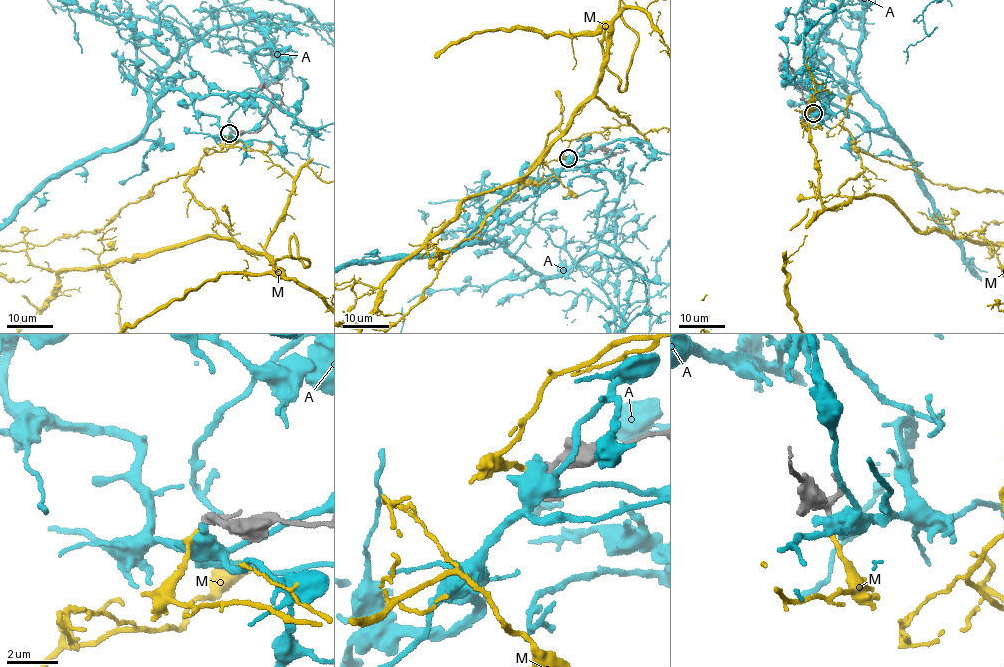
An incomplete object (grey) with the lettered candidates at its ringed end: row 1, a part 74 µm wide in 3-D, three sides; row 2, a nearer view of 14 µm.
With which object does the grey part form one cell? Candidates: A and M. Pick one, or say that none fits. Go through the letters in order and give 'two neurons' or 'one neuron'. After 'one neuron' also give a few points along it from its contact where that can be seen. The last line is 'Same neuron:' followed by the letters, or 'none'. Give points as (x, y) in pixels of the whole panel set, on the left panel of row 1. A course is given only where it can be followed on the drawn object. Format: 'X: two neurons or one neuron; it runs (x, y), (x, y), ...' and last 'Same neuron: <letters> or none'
A: two neurons
M: one neuron; it runs (229, 133), (225, 146), (293, 178), (272, 266), (292, 237), (303, 265), (290, 252)
Same neuron: M

